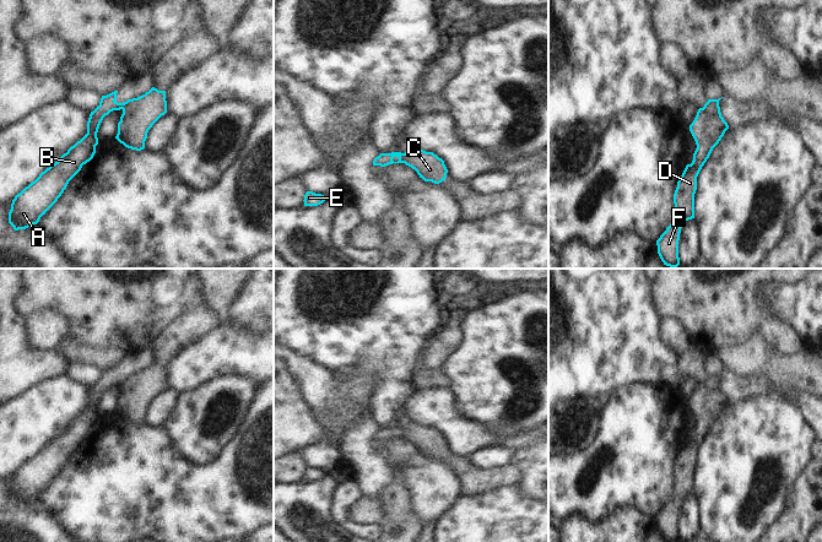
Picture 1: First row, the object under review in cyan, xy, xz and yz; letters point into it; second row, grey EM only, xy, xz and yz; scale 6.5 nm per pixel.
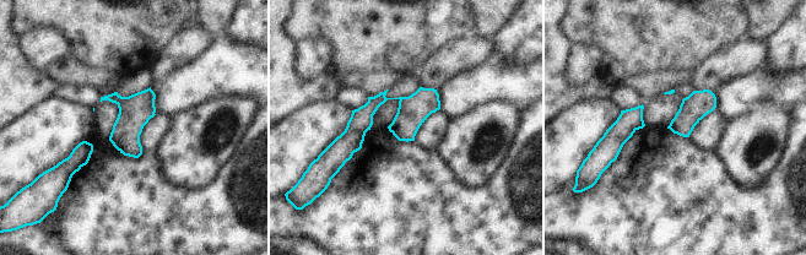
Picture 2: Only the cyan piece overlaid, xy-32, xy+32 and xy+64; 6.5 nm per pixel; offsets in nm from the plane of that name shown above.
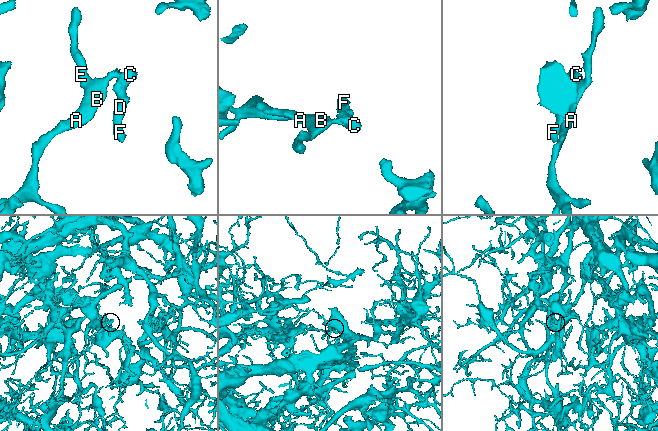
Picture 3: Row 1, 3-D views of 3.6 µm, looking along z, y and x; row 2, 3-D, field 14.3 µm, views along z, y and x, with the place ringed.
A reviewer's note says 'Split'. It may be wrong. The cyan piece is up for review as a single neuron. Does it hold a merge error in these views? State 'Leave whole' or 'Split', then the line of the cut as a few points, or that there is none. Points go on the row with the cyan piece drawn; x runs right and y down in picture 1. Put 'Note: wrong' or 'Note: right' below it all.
Split. Split along xy (131, 99), (122, 108)
Note: right

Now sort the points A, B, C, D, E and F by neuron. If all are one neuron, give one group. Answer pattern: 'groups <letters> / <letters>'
groups A B E / C D F

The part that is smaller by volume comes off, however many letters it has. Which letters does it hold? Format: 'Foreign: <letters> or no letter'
Foreign: C, D, F

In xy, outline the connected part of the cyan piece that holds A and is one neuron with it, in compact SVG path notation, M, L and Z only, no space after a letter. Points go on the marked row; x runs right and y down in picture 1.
M114 91L102 96L99 105L90 114L87 134L15 196L9 212L9 223L15 231L37 224L82 166L93 158L98 145L97 132L103 118L113 110L123 109L131 101L118 103L117 93L118 91Z

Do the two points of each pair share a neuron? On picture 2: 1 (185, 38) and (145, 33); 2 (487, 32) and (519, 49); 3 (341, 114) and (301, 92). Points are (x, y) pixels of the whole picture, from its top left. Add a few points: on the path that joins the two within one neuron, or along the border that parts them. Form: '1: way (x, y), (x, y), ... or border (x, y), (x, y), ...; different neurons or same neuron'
1: border (196, 25), (182, 27), (153, 60); different neurons
2: border (512, 14), (491, 39); different neurons
3: border (335, 97), (328, 101), (310, 102), (291, 113); different neurons

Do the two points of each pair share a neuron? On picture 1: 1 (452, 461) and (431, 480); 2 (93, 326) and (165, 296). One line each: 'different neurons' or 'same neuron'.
1: different neurons
2: same neuron

